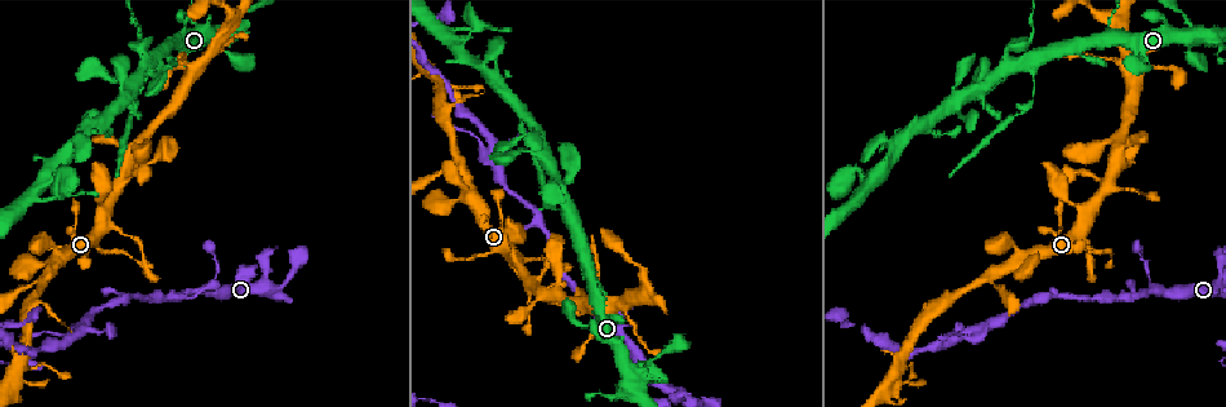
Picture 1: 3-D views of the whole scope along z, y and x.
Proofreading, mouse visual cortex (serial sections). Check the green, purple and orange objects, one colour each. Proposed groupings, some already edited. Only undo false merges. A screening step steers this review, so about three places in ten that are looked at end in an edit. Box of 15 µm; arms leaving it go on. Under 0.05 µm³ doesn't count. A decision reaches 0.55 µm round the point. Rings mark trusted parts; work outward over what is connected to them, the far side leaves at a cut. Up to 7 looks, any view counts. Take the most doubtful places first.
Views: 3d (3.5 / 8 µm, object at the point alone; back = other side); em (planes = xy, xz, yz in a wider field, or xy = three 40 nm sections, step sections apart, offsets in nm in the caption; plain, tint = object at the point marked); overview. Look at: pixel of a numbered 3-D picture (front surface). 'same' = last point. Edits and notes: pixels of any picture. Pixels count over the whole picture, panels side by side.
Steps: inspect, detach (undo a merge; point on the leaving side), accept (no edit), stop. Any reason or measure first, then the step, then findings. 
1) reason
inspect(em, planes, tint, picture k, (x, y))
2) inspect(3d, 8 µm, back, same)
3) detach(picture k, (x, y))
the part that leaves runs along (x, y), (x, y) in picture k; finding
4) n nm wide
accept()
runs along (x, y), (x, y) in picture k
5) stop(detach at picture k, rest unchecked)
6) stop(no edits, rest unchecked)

thick turns thin
inspect(3d, 8 µm, picture 1, (558, 210))

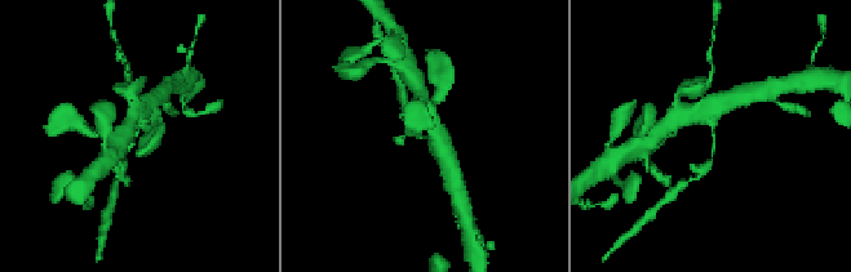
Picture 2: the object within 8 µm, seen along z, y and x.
zoom in
inspect(3d, 3.5 µm, back, picture 2, (135, 141))

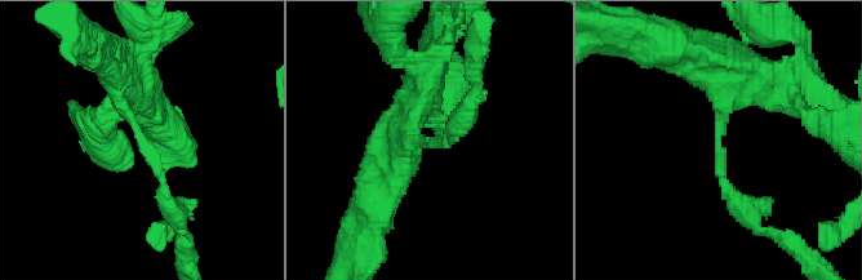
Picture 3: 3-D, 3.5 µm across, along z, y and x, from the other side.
arms of 150, 300 nm
detach(picture 3, (721, 165))
the part that leaves runs along (720, 128), (723, 183), (756, 227) in picture 3; two cells meet here

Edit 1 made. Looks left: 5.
inspect(overview)

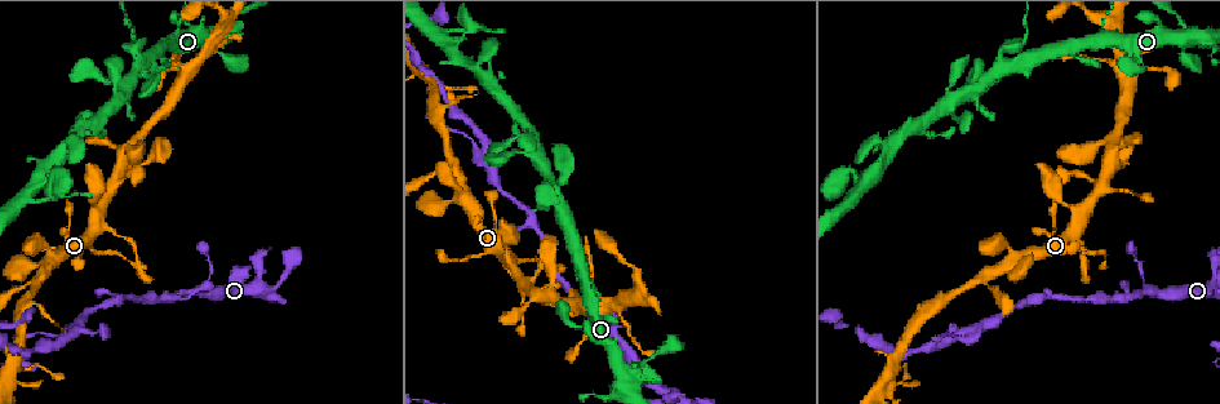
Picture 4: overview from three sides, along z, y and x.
three arms meet
inspect(3d, 3.5 µm, picture 4, (457, 171))

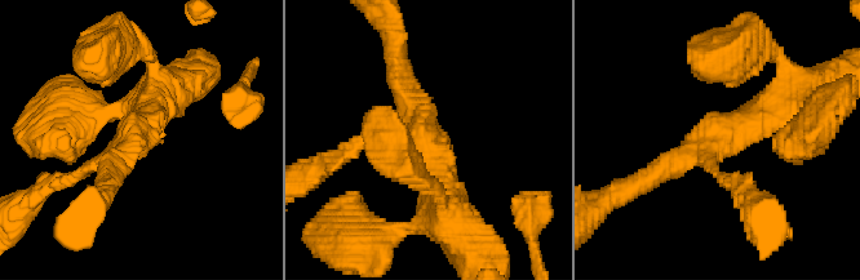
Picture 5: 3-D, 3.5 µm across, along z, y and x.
3 arms; arms of 150, 250, 450 nm
inspect(em, planes, tint, picture 5, (716, 138))

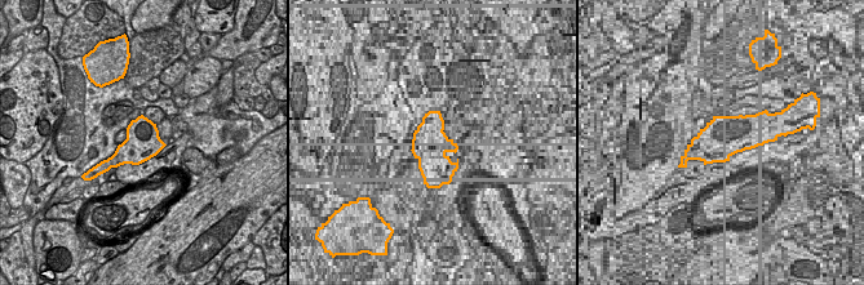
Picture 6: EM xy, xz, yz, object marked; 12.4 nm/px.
inspect(em, xy, step 5, tint, same)

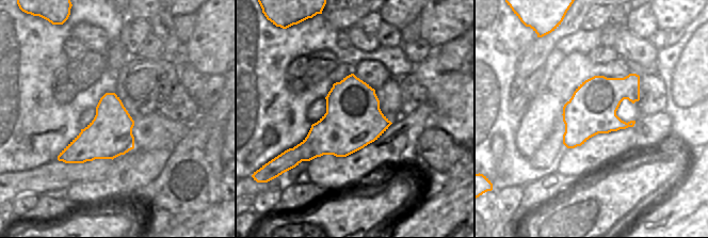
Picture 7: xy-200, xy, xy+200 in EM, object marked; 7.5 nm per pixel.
accept()
runs along (781, 105), (648, 181) in picture 5; one cell here

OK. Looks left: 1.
stop(detach at picture 3, rest unchecked)

